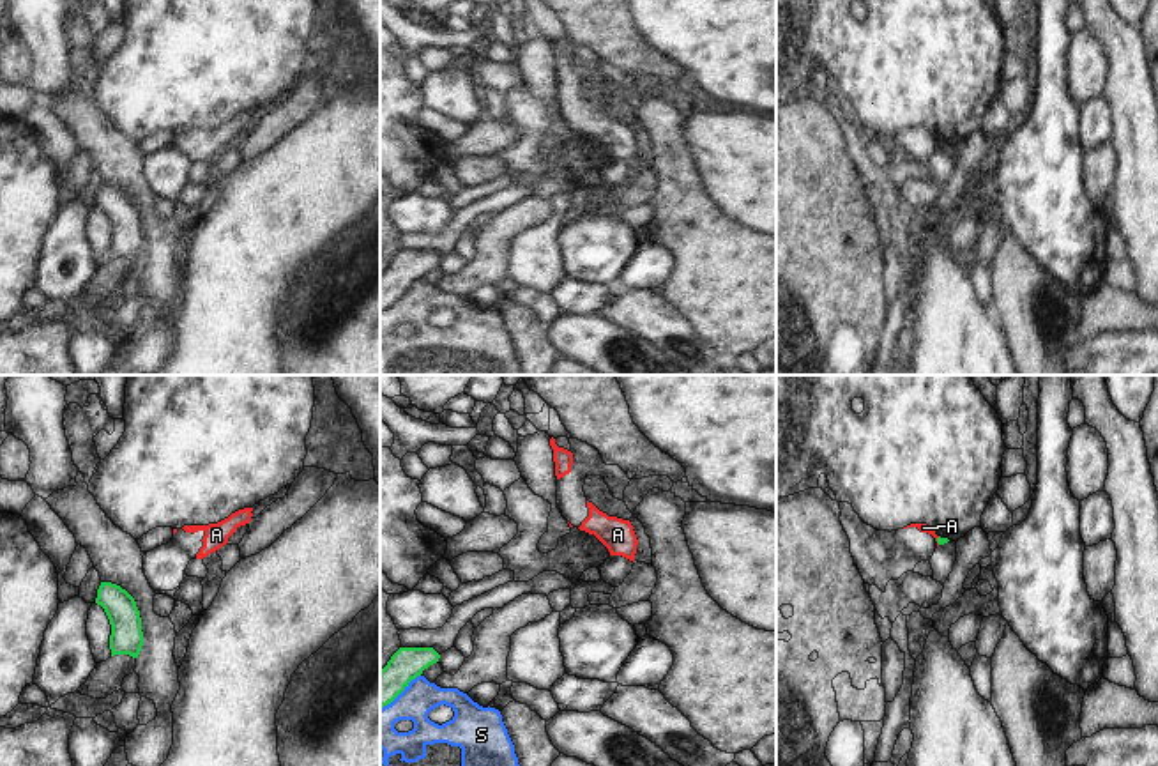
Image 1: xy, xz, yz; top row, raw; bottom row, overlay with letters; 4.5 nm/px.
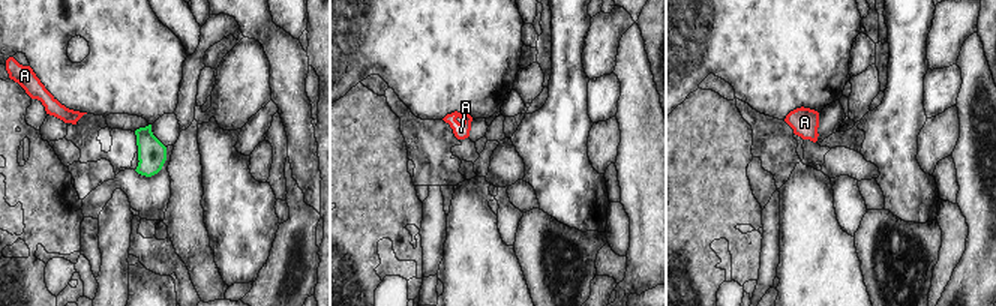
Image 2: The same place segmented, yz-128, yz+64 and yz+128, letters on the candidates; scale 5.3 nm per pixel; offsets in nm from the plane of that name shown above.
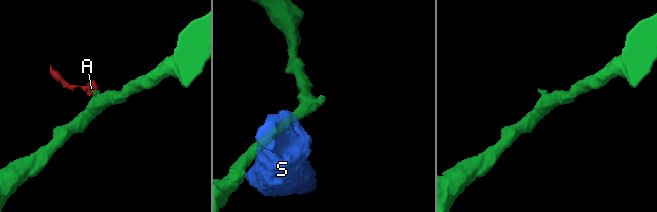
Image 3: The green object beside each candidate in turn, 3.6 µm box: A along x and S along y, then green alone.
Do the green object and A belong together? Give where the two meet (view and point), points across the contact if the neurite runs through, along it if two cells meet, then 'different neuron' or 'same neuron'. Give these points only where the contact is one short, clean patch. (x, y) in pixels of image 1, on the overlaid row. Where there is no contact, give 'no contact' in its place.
contact yz (937, 540); border yz (937, 536), (939, 543); different neuron

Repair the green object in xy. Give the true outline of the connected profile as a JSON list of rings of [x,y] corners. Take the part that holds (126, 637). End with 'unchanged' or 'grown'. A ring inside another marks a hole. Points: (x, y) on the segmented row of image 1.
[[[101,582],[95,603],[104,609],[111,624],[111,656],[129,655],[138,658],[143,646],[143,632],[134,598],[117,584]]]; unchanged

